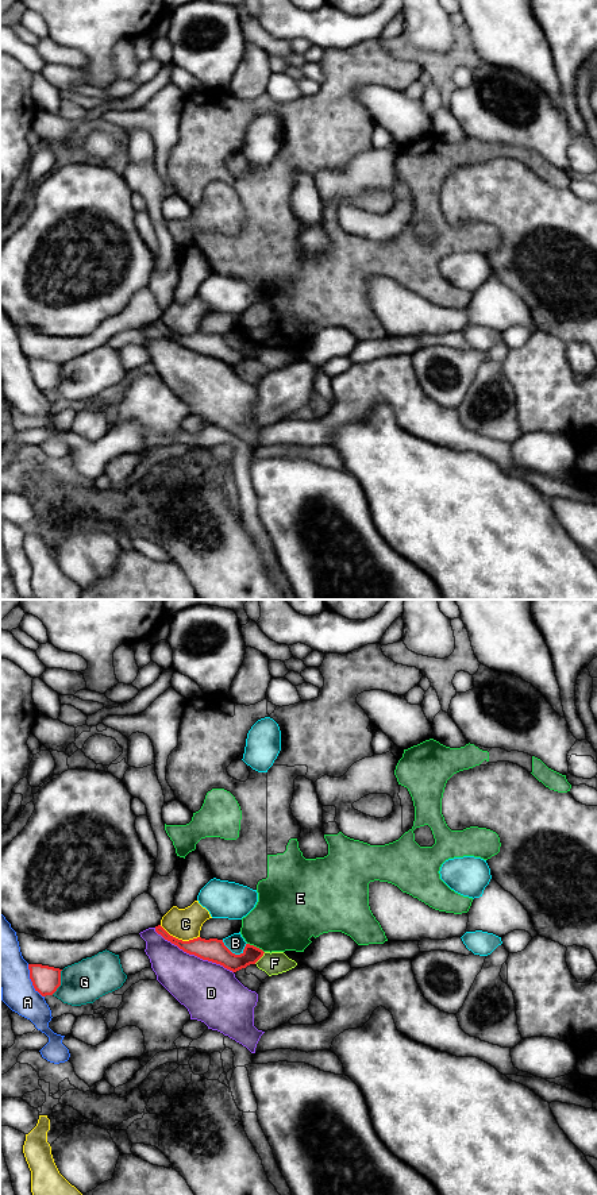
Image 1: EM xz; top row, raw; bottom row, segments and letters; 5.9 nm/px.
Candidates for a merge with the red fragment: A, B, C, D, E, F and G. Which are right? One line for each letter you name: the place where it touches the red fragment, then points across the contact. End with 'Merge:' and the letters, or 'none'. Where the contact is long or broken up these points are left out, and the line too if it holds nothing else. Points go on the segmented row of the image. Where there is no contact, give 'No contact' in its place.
Merge: none

